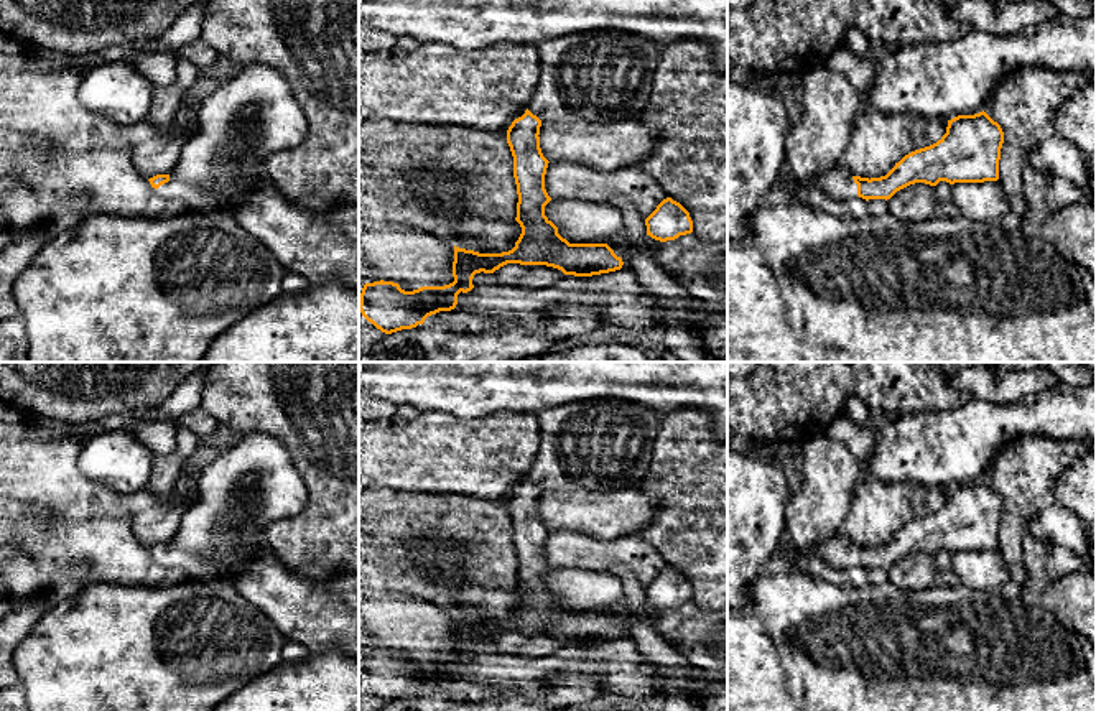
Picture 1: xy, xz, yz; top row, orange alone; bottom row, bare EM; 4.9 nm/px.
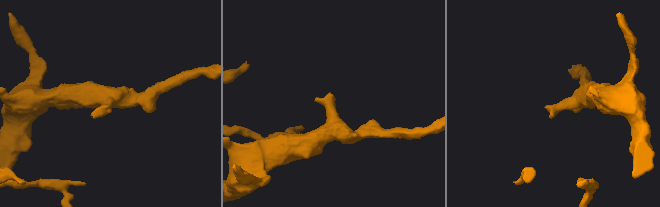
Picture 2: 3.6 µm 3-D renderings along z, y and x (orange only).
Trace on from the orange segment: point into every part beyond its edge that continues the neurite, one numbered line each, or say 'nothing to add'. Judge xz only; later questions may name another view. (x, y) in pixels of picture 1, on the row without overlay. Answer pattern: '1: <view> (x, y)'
1: xz (601, 445)

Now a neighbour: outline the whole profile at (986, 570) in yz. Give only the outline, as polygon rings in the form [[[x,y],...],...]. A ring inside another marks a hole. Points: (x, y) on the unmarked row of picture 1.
[[[999,550],[954,551],[951,569],[959,584],[973,591],[996,591],[1010,581],[1010,573]]]

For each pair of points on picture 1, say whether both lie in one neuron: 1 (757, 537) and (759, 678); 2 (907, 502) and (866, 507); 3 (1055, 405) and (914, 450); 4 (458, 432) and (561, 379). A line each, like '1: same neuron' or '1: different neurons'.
1: different neurons
2: same neuron
3: same neuron
4: different neurons

